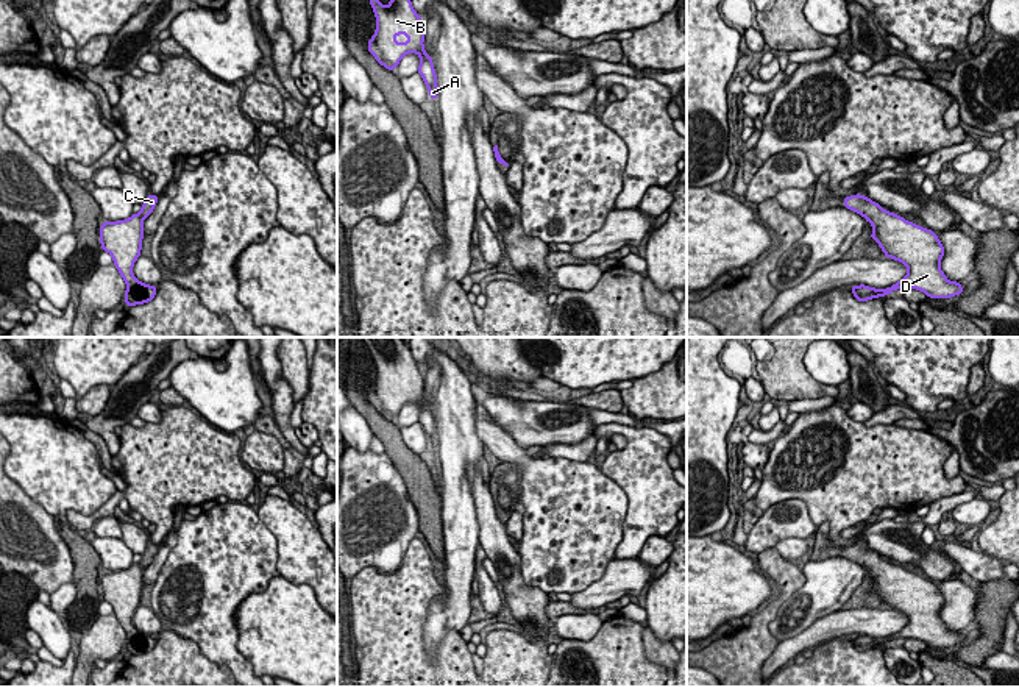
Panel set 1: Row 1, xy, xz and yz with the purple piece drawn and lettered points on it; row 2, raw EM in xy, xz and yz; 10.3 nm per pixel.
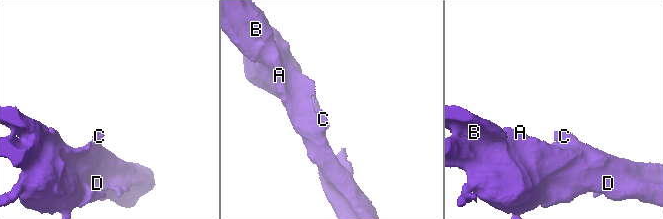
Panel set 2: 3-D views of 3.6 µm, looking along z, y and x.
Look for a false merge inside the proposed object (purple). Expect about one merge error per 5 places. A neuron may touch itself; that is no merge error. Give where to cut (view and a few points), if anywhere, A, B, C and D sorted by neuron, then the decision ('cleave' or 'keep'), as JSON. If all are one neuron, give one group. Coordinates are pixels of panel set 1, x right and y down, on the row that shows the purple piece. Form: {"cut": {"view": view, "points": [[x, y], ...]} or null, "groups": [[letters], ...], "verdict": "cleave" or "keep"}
{"cut": null, "groups": [["A", "B", "C", "D"]], "verdict": "keep"}

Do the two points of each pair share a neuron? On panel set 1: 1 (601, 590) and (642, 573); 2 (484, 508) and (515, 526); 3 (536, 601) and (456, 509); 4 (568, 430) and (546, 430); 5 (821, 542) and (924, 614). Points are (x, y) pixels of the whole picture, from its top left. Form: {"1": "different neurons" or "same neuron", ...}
{"1": "same neuron", "2": "different neurons", "3": "different neurons", "4": "same neuron", "5": "same neuron"}

